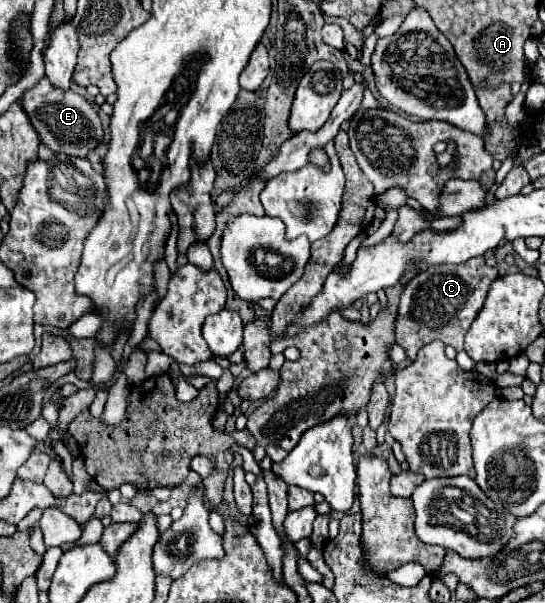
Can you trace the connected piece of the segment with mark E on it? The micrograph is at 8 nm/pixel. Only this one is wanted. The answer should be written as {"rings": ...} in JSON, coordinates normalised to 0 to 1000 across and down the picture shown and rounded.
{"rings":[[[79,128],[64,144],[50,148],[35,171],[50,187],[57,207],[64,211],[75,237],[97,254],[119,254],[127,260],[160,260],[193,231],[189,204],[171,171],[130,148],[105,148],[86,128]]]}

